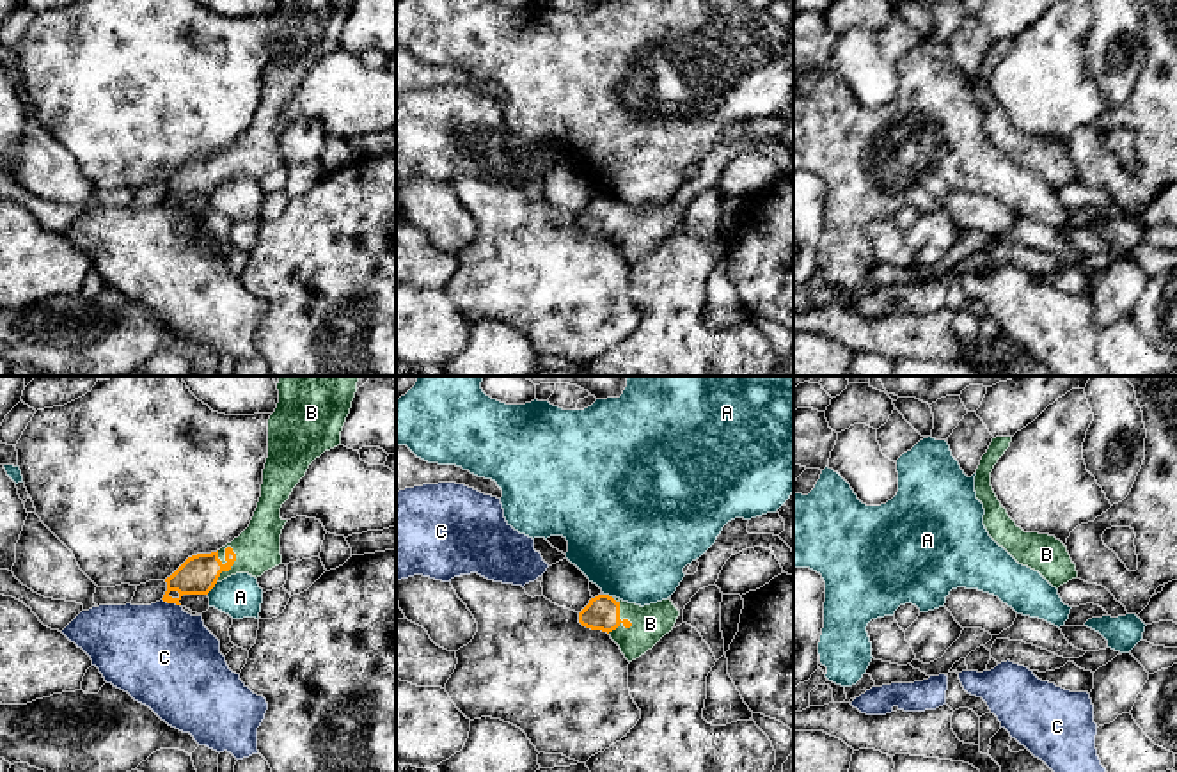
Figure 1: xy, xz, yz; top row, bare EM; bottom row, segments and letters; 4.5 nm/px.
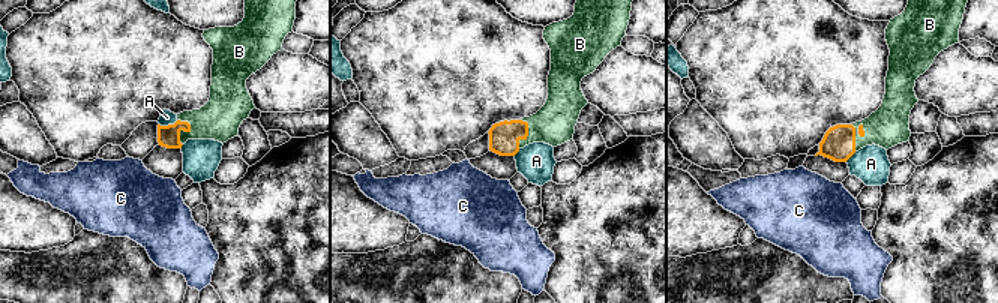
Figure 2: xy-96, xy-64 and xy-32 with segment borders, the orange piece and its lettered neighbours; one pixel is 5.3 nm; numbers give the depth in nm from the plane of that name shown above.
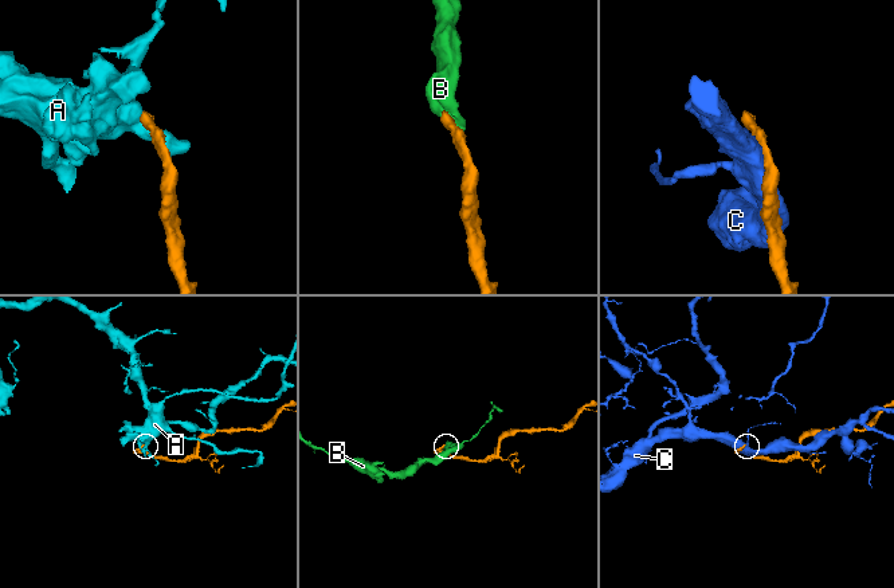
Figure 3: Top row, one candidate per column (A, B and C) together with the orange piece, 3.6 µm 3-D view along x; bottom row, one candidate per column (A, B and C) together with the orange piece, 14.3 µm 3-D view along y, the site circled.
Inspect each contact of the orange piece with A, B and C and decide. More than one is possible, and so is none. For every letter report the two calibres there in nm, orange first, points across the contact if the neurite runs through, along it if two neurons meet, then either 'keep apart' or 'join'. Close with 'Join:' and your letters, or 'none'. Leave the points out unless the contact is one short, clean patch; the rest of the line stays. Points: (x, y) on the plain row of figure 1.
A: 180 nm thick on the orange side, 190 nm on the other; keep apart
B: 180 nm thick on the orange side, 200 nm on the other; runs through xy (197, 178), (222, 165), (233, 165), (258, 151); join
C: 180 nm thick on the orange side, 460 nm on the other; keep apart
Join: B

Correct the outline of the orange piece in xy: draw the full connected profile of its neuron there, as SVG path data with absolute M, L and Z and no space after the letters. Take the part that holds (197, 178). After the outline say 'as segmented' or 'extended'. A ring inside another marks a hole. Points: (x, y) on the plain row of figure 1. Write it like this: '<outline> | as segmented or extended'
M279 0L277 11L268 21L268 60L263 71L261 99L249 130L220 153L188 160L165 181L163 204L181 208L183 197L208 197L217 185L231 177L249 176L257 181L282 167L280 137L288 122L280 121L280 110L309 67L325 53L341 48L341 34L352 4L353 0Z | extended

